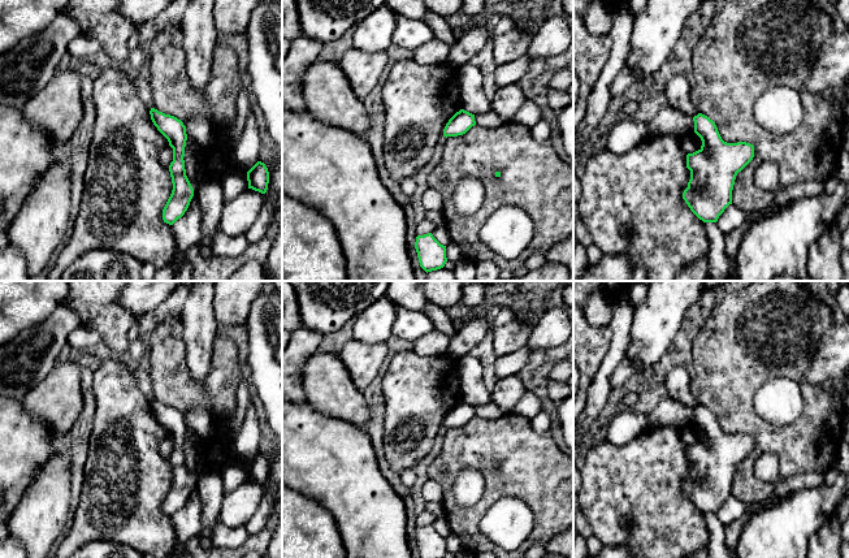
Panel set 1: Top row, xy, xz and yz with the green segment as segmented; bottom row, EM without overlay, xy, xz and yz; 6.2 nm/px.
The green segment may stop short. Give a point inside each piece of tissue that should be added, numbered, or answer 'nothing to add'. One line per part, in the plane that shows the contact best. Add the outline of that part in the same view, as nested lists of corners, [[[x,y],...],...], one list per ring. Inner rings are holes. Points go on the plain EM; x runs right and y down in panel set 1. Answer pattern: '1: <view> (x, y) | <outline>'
nothing to add

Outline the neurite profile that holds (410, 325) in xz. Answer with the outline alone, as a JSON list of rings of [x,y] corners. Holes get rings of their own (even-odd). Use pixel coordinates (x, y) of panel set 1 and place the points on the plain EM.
[[[398,308],[391,333],[397,338],[416,342],[433,329],[433,321],[425,312]]]

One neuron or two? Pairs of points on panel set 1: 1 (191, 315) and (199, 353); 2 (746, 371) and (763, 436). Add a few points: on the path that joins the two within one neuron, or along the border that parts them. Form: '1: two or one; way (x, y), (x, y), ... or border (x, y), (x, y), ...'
1: one; way (199, 324), (199, 344)
2: one; way (744, 386), (744, 415), (749, 420)

